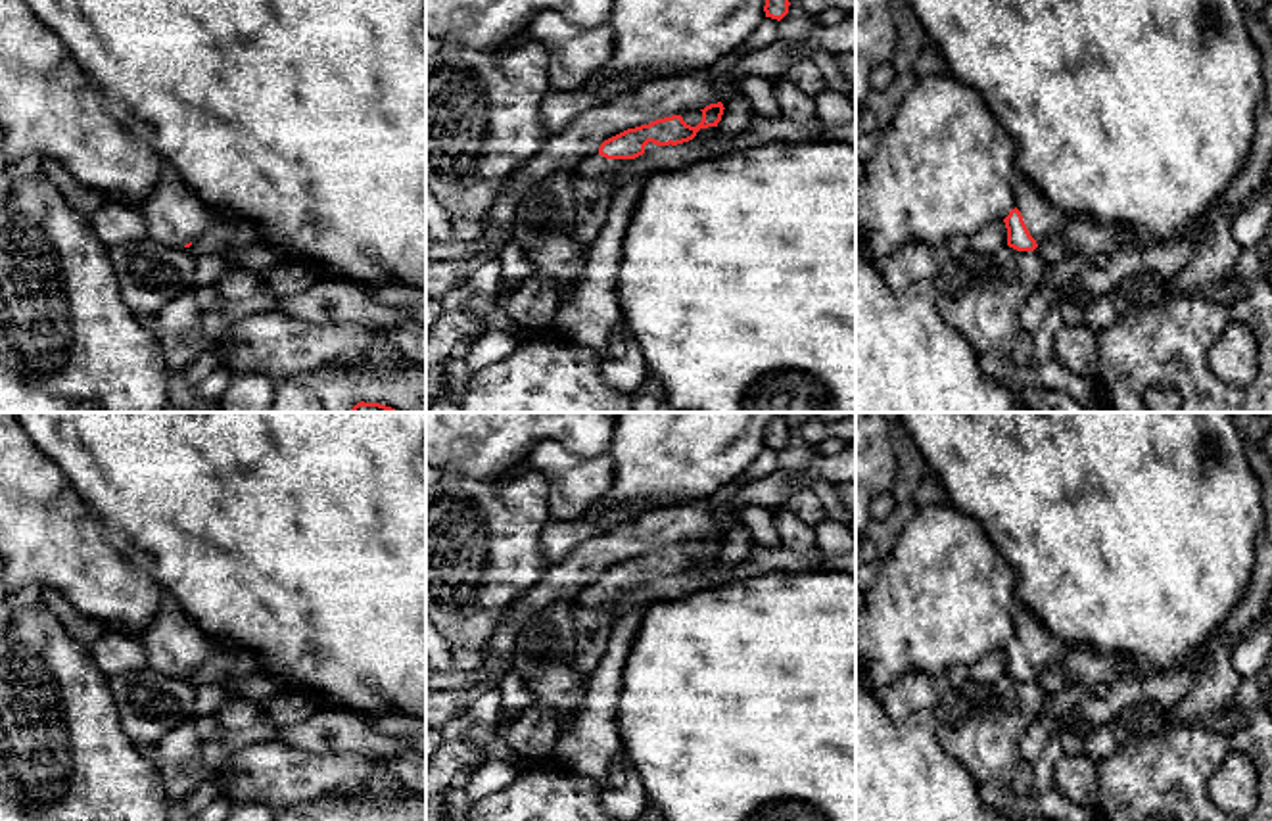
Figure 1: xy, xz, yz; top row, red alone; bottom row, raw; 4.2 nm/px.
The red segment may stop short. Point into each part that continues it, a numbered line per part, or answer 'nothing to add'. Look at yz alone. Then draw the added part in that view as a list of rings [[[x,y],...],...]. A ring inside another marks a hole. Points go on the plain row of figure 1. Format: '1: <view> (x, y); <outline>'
1: yz (1042, 649); [[[1021,602],[1015,608],[1015,631],[1036,673],[1059,664],[1061,658],[1072,650],[1072,646],[1053,637],[1042,620]]]

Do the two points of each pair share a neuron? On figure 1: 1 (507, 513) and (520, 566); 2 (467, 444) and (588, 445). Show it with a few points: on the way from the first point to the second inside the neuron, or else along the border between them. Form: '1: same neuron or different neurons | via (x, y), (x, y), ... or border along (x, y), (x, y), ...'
1: same neuron | via (507, 526), (507, 553)
2: same neuron | via (497, 432), (557, 432)

